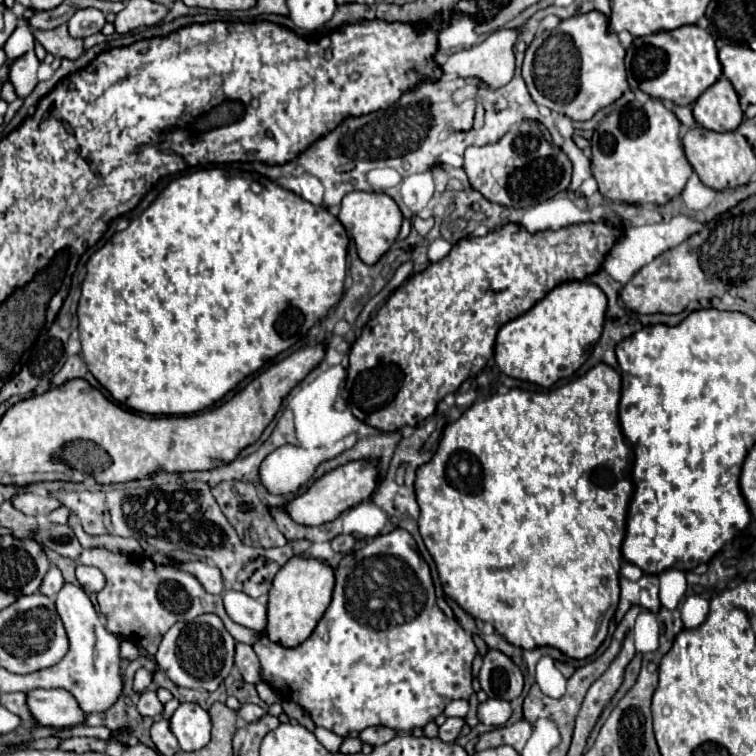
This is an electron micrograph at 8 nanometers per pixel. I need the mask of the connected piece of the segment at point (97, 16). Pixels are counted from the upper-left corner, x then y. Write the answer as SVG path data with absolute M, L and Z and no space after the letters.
M80 9L68 21L68 33L74 39L84 39L84 37L90 37L94 33L100 33L104 23L106 23L106 19L104 19L102 11L98 11L98 9Z

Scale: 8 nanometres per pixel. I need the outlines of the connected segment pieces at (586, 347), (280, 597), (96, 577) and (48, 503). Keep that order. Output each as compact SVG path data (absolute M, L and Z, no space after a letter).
M588 281L562 283L540 299L530 311L500 327L496 337L494 363L508 377L552 387L558 379L570 377L590 355L600 339L606 313L606 295Z
M308 557L290 559L272 581L272 589L268 593L268 625L264 629L264 635L282 647L294 649L302 645L312 635L326 607L330 605L332 589L334 571L324 561Z
M82 563L76 565L76 579L78 579L78 583L82 585L82 589L86 593L98 593L106 583L100 569L88 567L88 565L82 565Z
M22 491L18 493L14 499L12 499L14 507L20 509L22 513L26 515L48 515L52 513L54 509L60 507L60 501L54 499L54 497L40 497L40 495L34 495L34 493L28 493L28 491Z

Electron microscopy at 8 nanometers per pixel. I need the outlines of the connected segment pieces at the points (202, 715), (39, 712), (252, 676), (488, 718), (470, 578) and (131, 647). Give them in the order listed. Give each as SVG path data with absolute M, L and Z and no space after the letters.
M182 703L170 717L170 729L182 751L198 751L210 741L210 715L196 703Z
M32 689L26 693L26 705L38 725L44 727L70 727L84 721L76 699L64 689Z
M236 643L236 667L240 671L240 675L244 677L246 683L258 685L262 683L262 669L260 669L260 661L254 653L254 649L246 643Z
M488 699L478 707L478 719L484 725L504 725L512 715L512 707L508 701L502 699Z
M598 363L580 379L552 389L548 393L530 393L512 389L504 395L494 395L486 401L474 403L458 421L444 429L442 441L434 457L420 465L416 471L416 499L420 505L418 527L428 553L436 563L442 589L452 597L468 615L490 623L508 643L522 649L554 647L566 657L586 659L596 653L608 635L608 625L616 613L620 599L620 567L622 567L622 539L626 531L628 503L634 491L632 467L634 453L622 435L618 419L620 401L620 375L606 363Z
M124 639L124 641L120 643L120 653L122 653L122 657L124 657L124 659L134 661L134 659L140 655L140 649L138 649L138 647L136 647L132 641Z

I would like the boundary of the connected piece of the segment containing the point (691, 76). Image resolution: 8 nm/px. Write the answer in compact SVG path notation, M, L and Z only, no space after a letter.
M684 25L674 31L660 31L636 37L626 51L626 71L632 89L640 89L650 97L668 99L676 105L694 103L712 83L722 77L722 65L714 39L698 25Z

